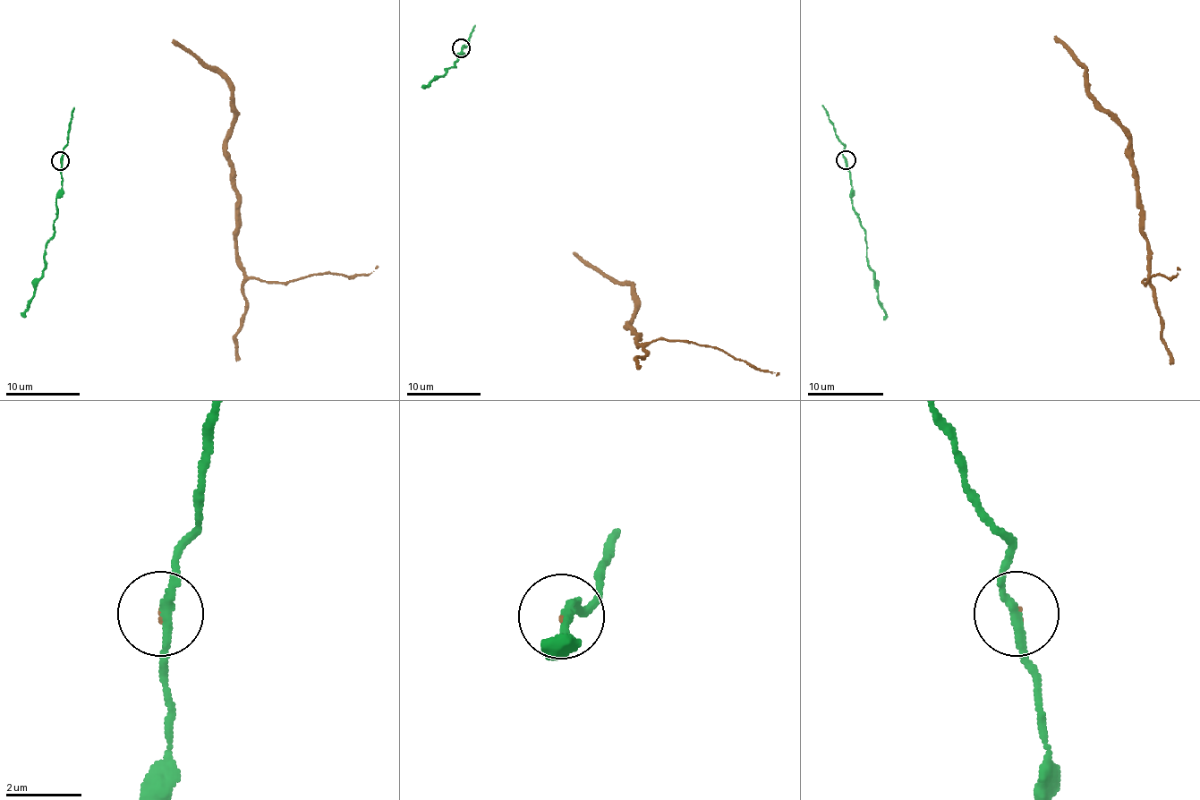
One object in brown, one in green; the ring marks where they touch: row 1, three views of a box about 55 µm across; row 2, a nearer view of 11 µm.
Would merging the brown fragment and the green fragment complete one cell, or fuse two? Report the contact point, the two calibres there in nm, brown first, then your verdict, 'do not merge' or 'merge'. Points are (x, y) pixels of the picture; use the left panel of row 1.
at (60, 160); 60 nm thick on the brown side, 200 nm on the other; do not merge

